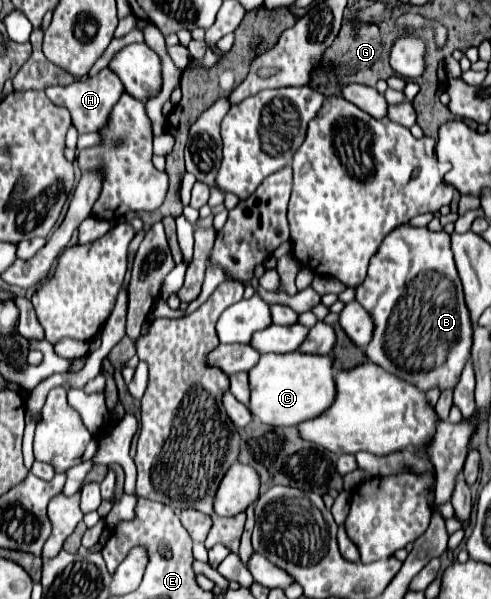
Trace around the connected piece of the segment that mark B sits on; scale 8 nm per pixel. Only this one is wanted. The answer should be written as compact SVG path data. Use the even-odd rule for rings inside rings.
M403 224L385 236L369 262L367 278L355 286L355 300L373 318L373 340L365 346L367 360L423 392L431 388L439 388L441 392L455 388L461 370L471 356L473 326L463 300L461 280L457 280L450 241L450 235L444 231L431 232L427 228L413 228Z

